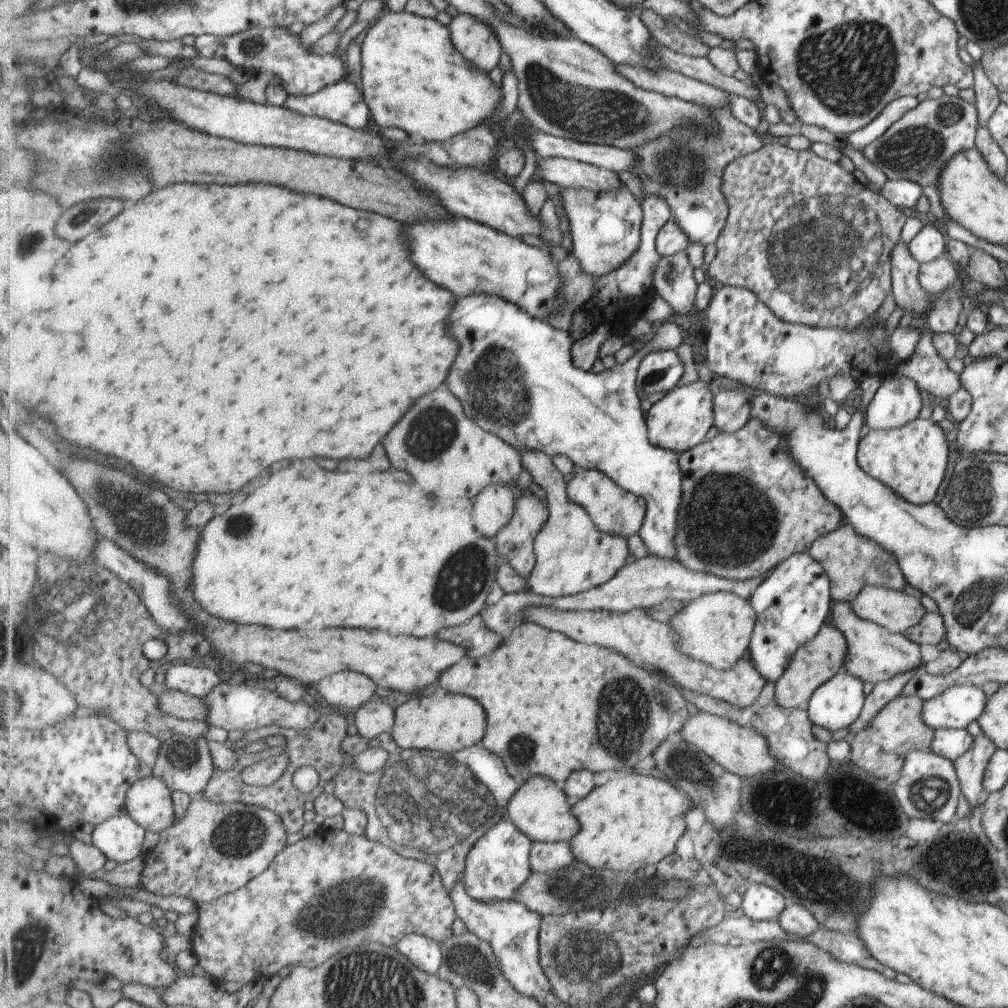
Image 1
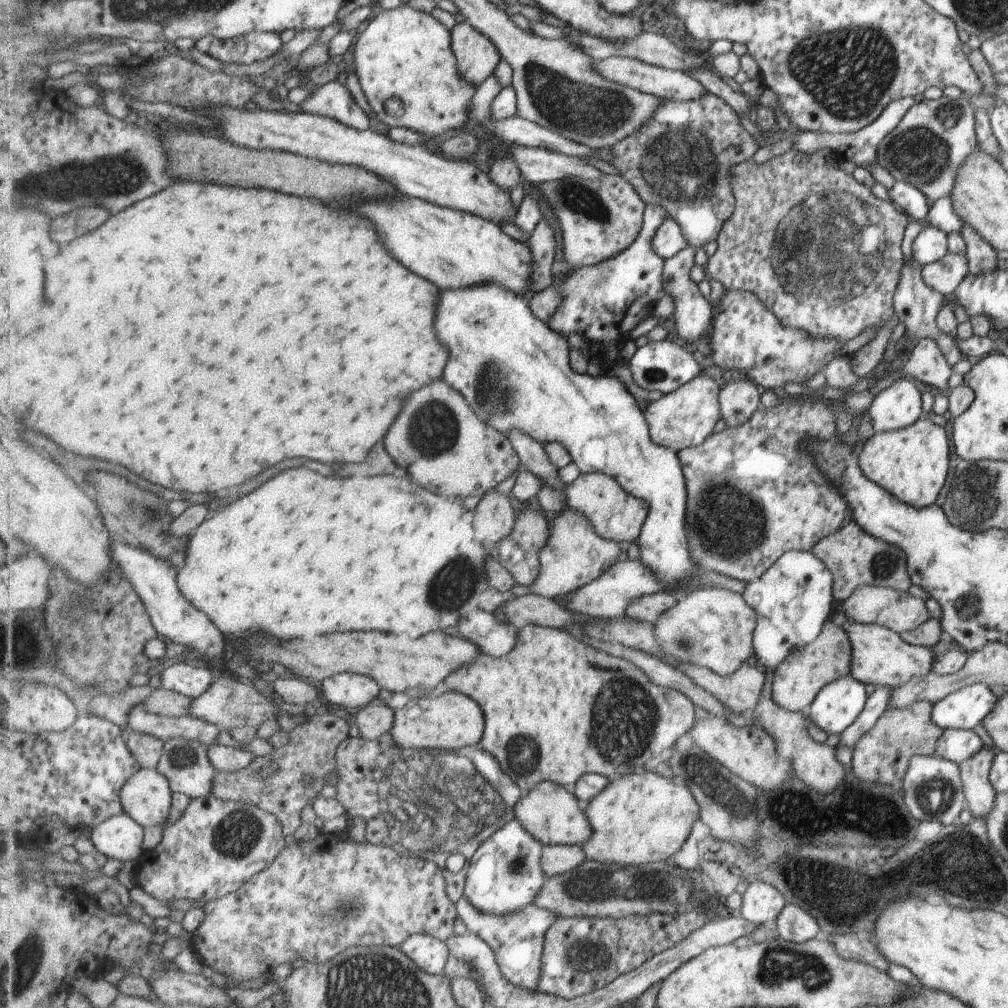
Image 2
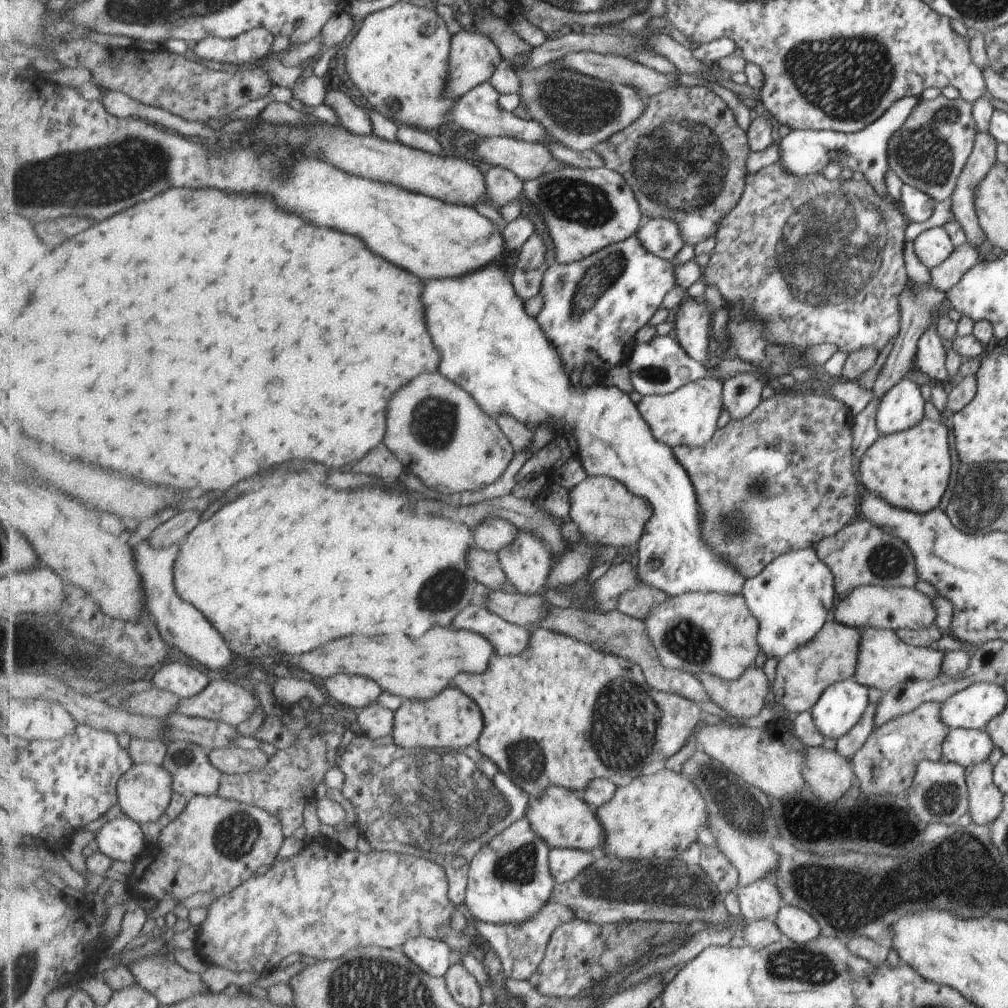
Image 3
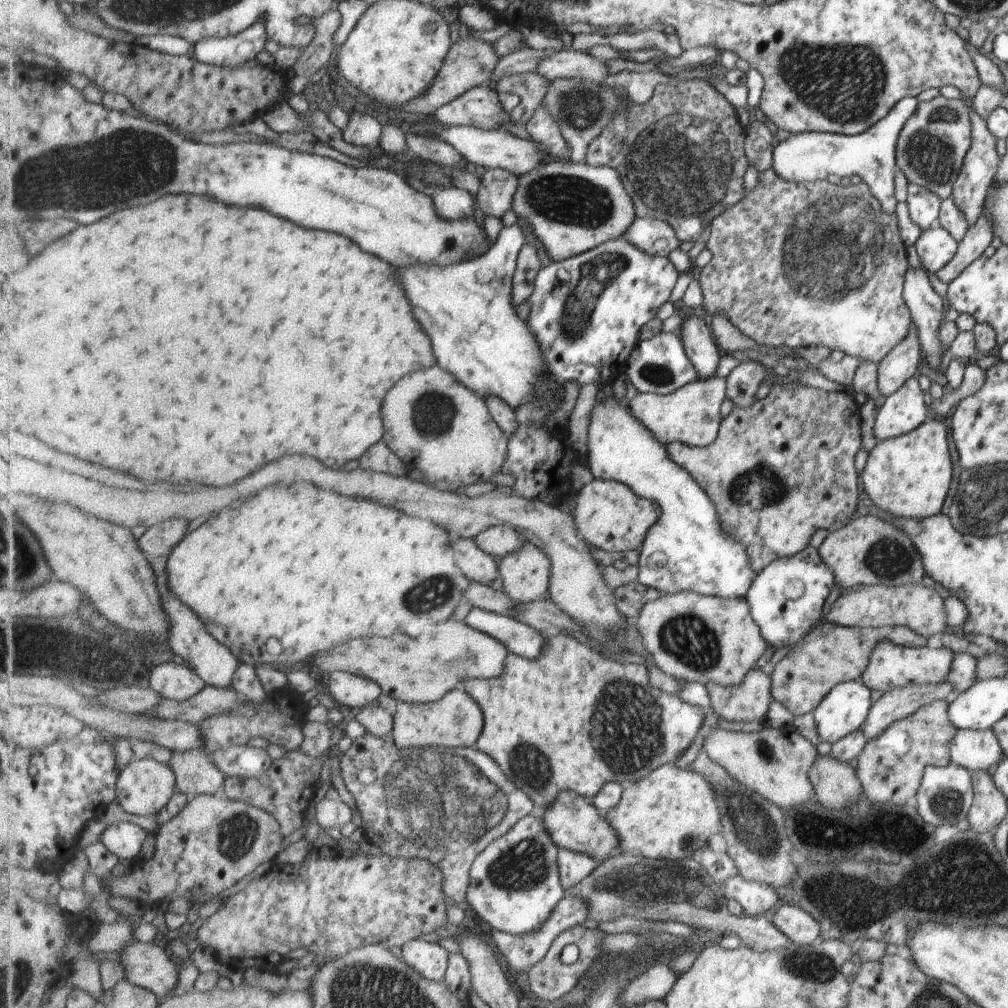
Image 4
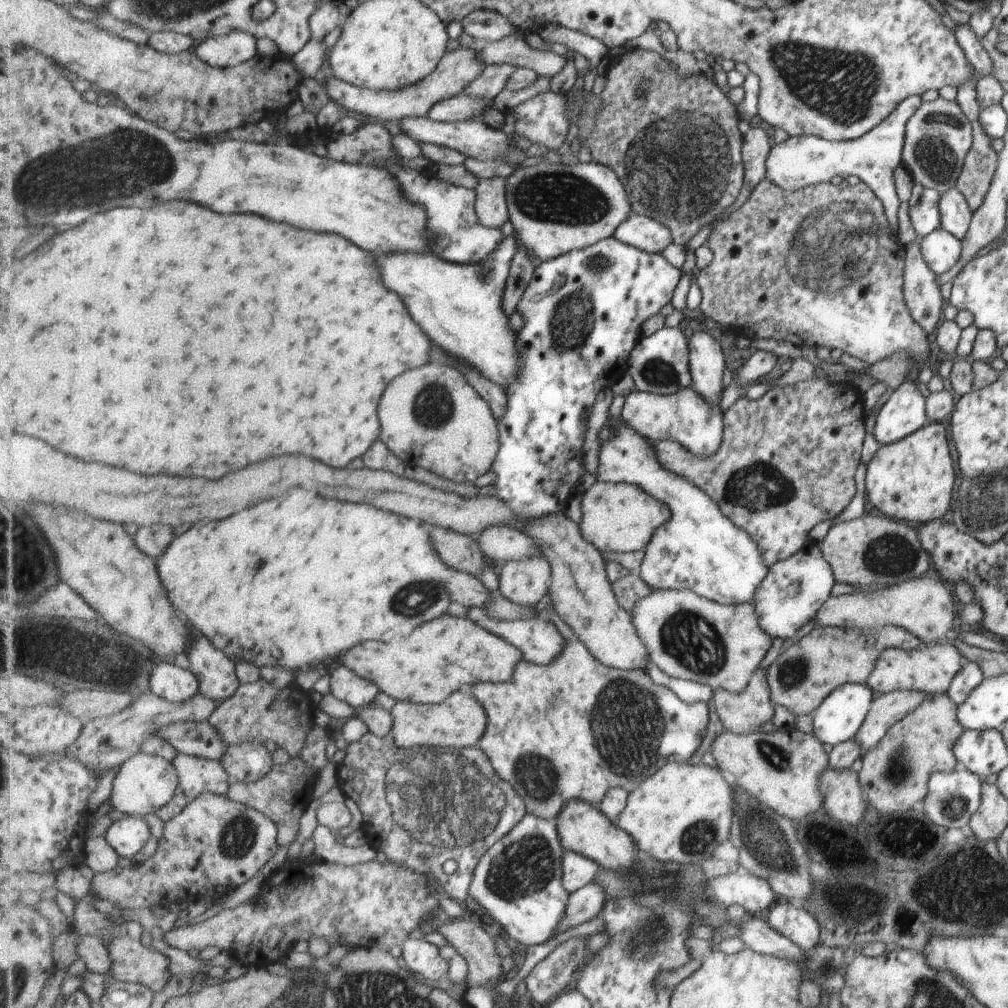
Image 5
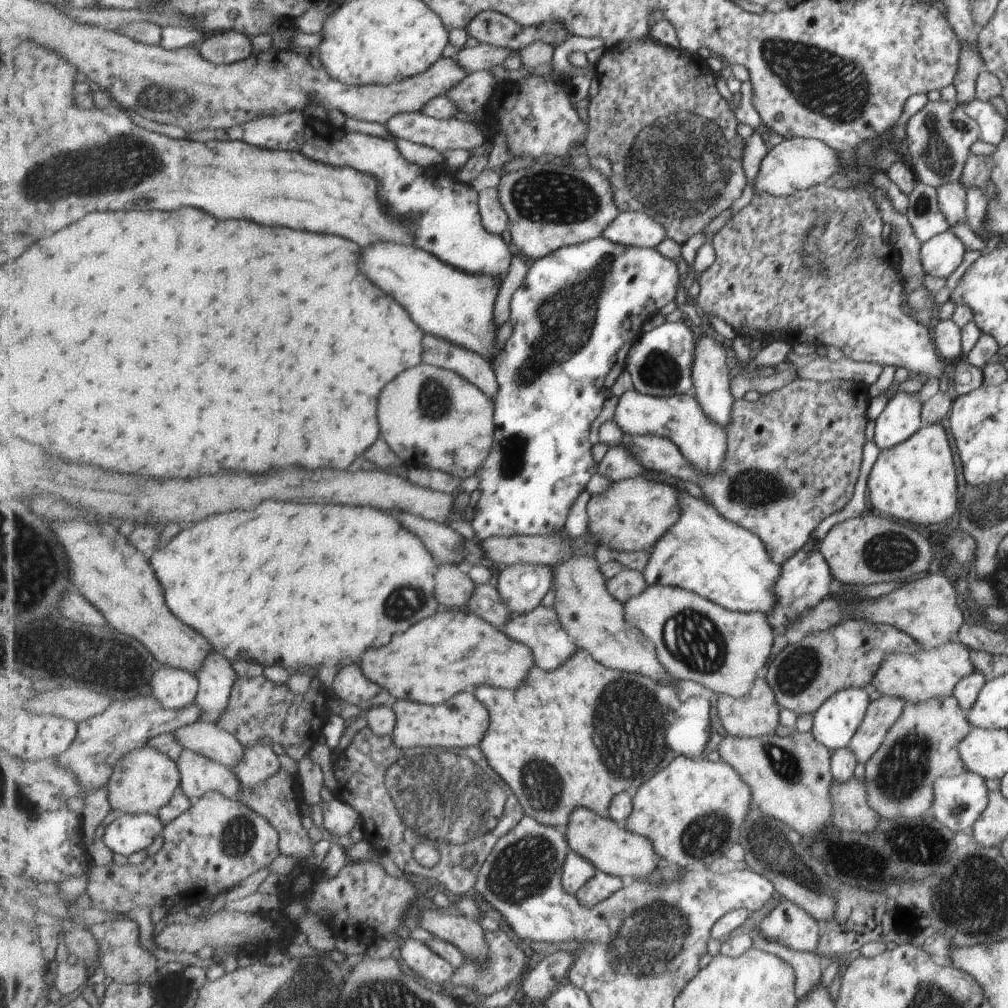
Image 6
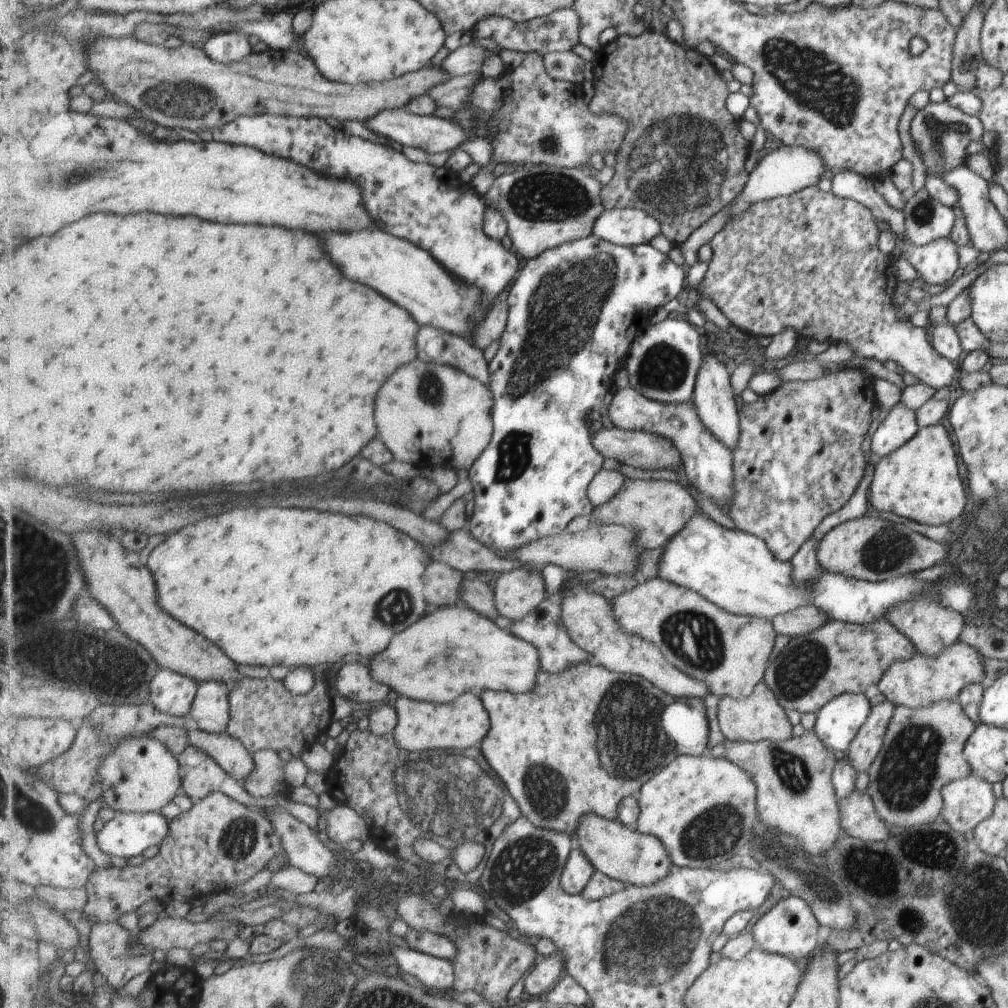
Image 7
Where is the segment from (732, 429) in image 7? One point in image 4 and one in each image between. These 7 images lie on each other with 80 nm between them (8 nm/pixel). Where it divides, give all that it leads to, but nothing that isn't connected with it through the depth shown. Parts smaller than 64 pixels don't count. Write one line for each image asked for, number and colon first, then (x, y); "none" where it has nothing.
4: (698, 342)
5: (705, 358)
6: (710, 379)

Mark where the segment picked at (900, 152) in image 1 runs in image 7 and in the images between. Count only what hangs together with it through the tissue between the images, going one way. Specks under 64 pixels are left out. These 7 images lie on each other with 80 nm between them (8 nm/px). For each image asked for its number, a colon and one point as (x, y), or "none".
2: (925, 149)
3: (928, 151)
4: (931, 145)
5: (938, 135)
6: (938, 136)
7: (940, 132)

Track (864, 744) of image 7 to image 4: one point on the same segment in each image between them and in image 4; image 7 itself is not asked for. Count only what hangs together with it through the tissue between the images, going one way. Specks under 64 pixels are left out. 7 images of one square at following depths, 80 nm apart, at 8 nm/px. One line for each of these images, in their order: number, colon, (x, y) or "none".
4: (891, 706)
5: (888, 708)
6: (884, 711)

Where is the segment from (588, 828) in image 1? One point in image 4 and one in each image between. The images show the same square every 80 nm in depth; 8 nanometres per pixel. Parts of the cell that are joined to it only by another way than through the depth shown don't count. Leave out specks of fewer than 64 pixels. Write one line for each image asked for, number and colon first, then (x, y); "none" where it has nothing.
2: (641, 818)
3: (655, 816)
4: (669, 814)

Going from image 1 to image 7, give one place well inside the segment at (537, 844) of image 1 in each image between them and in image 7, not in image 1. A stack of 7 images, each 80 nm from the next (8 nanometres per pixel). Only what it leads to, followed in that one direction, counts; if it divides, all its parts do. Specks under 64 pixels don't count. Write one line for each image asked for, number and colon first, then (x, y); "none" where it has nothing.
2: (557, 859)
3: (565, 864)
4: (573, 866)
5: (579, 871)
6: (577, 871)
7: (578, 872)

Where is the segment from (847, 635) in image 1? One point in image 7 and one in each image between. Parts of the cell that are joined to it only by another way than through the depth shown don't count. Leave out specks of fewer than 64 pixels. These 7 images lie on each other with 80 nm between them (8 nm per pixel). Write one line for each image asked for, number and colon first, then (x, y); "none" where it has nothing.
2: (880, 657)
3: (884, 661)
4: (890, 665)
5: (930, 670)
6: (932, 673)
7: (917, 682)

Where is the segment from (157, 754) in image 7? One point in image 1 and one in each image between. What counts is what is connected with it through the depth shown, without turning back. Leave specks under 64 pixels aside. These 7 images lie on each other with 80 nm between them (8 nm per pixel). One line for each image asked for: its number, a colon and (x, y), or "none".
1: (150, 802)
2: (147, 797)
3: (145, 793)
4: (145, 786)
5: (145, 783)
6: (145, 780)

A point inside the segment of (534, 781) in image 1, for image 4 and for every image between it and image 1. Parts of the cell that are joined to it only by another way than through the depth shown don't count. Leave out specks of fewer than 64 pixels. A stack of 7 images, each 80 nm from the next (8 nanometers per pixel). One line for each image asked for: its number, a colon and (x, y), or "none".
2: (552, 813)
3: (562, 817)
4: (575, 823)

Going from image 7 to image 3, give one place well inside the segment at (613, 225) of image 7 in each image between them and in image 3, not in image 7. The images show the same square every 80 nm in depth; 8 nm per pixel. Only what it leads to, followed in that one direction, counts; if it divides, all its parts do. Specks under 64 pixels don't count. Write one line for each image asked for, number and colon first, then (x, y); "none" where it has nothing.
3: (661, 236)
4: (657, 237)
5: (642, 231)
6: (632, 228)

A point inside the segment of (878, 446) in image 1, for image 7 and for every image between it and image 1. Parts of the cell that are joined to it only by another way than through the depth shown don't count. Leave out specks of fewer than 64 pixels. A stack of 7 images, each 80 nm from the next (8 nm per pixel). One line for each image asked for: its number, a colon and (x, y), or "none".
2: (911, 463)
3: (909, 469)
4: (908, 475)
5: (910, 479)
6: (915, 481)
7: (918, 481)

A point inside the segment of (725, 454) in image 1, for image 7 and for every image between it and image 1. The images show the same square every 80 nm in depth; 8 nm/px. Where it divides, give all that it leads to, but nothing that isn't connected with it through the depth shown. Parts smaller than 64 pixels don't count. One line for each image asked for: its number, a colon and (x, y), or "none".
2: (754, 492)
3: (779, 480)
4: (781, 469)
5: (786, 461)
6: (793, 454)
7: (797, 460)

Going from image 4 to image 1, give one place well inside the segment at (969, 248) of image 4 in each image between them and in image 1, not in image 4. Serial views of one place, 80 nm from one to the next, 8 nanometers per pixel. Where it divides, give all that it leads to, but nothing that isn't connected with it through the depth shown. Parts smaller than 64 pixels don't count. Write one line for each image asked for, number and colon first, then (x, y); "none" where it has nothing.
1: (934, 276)
2: (945, 274)
3: (944, 275)

